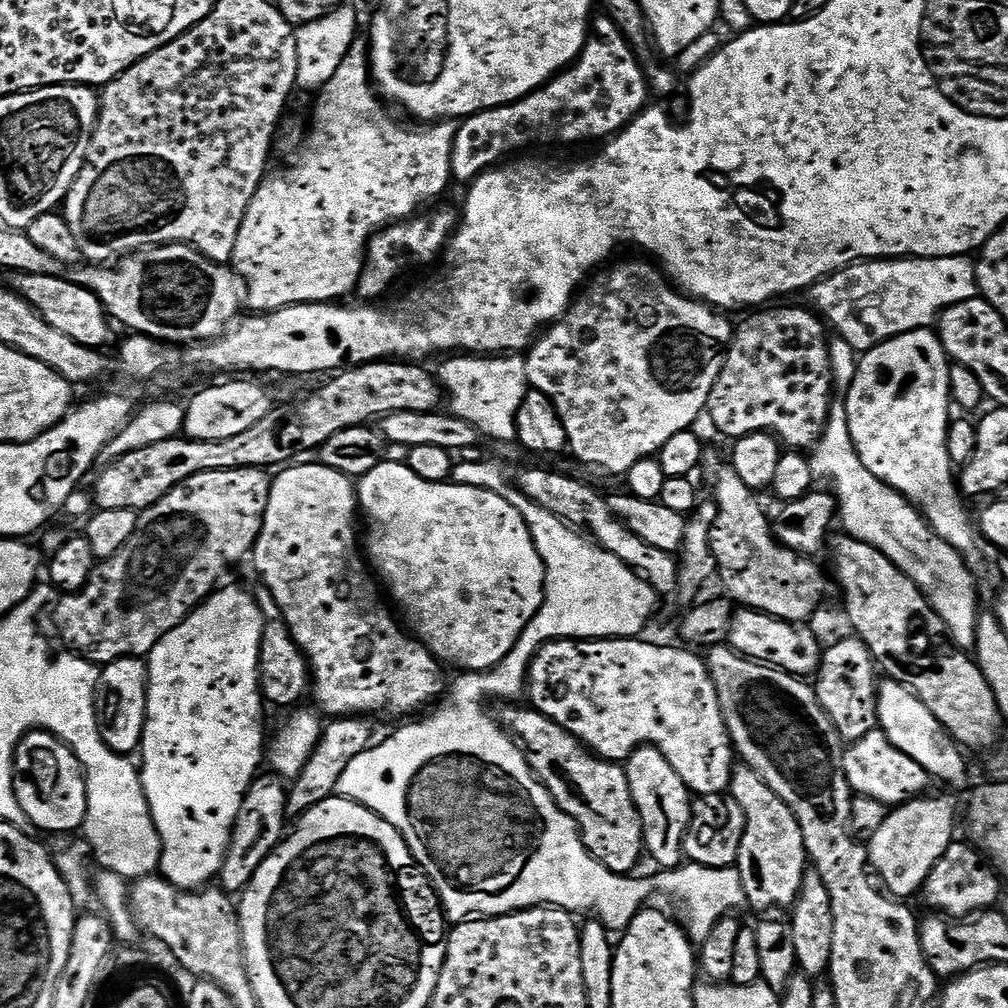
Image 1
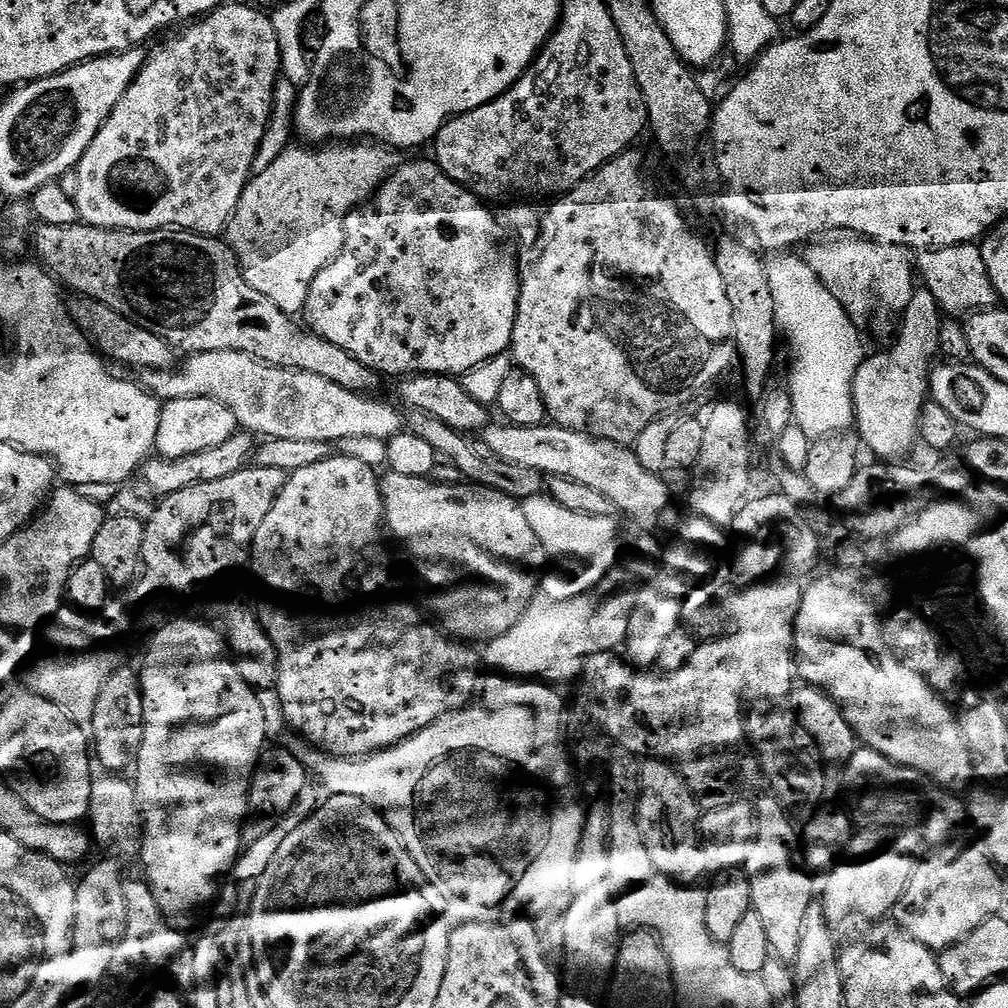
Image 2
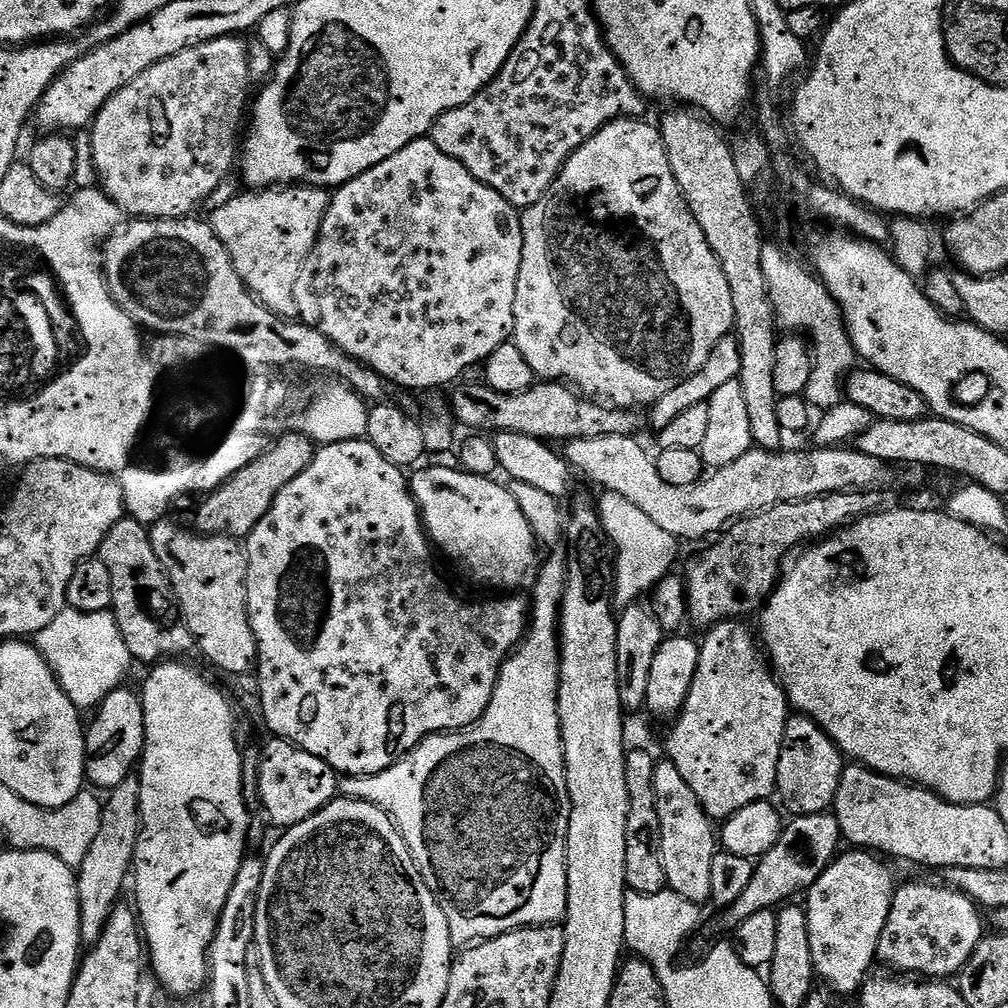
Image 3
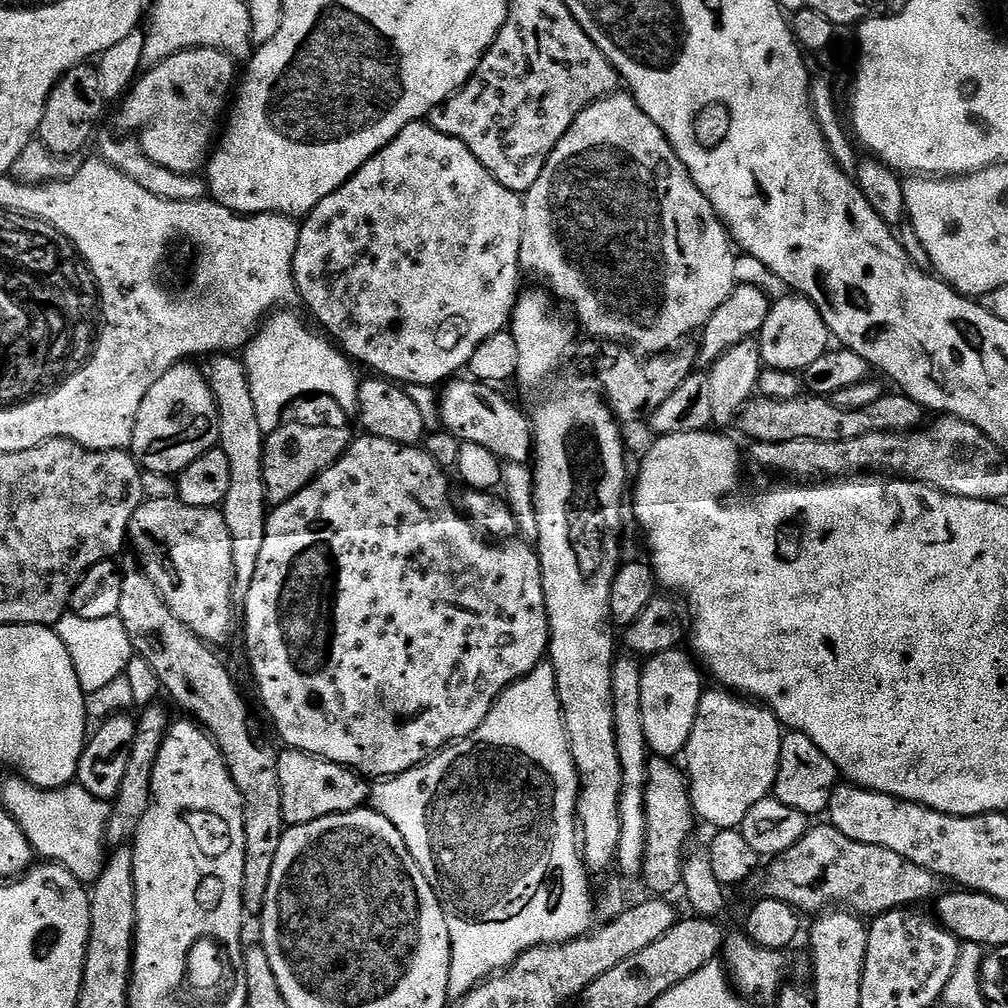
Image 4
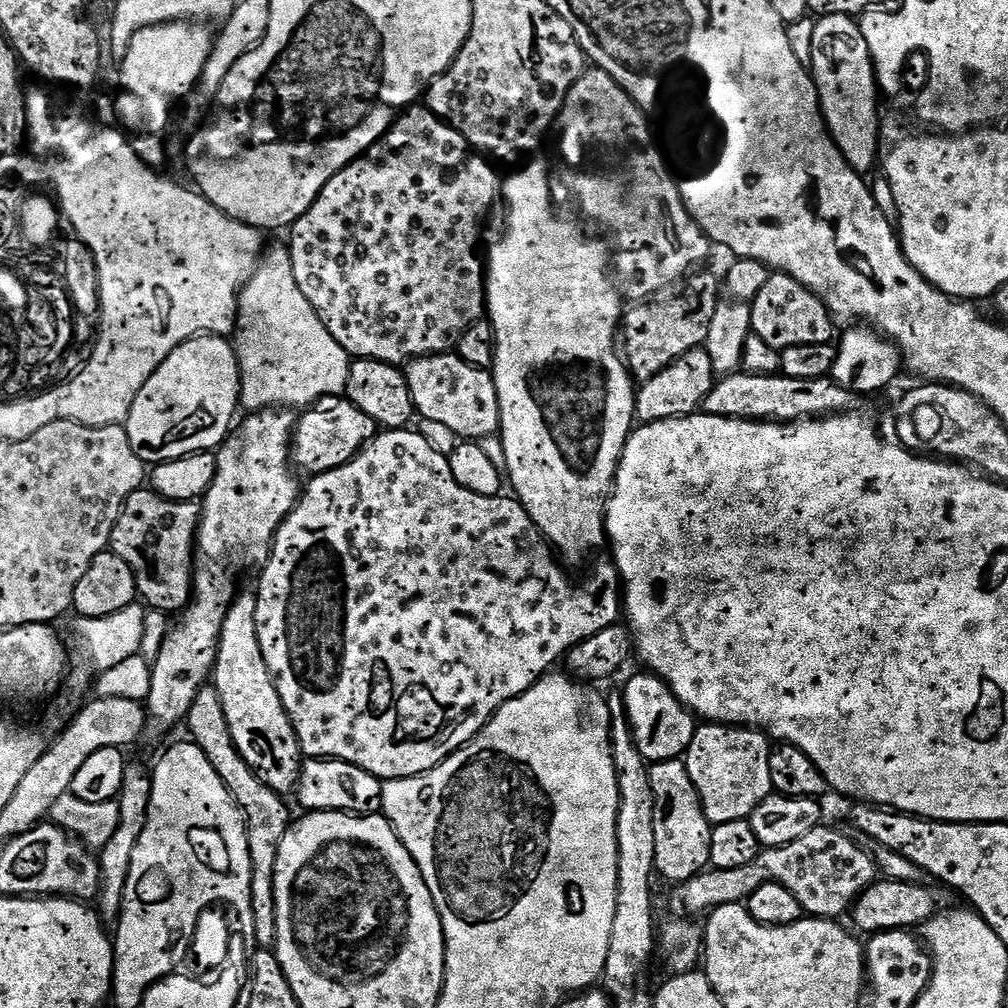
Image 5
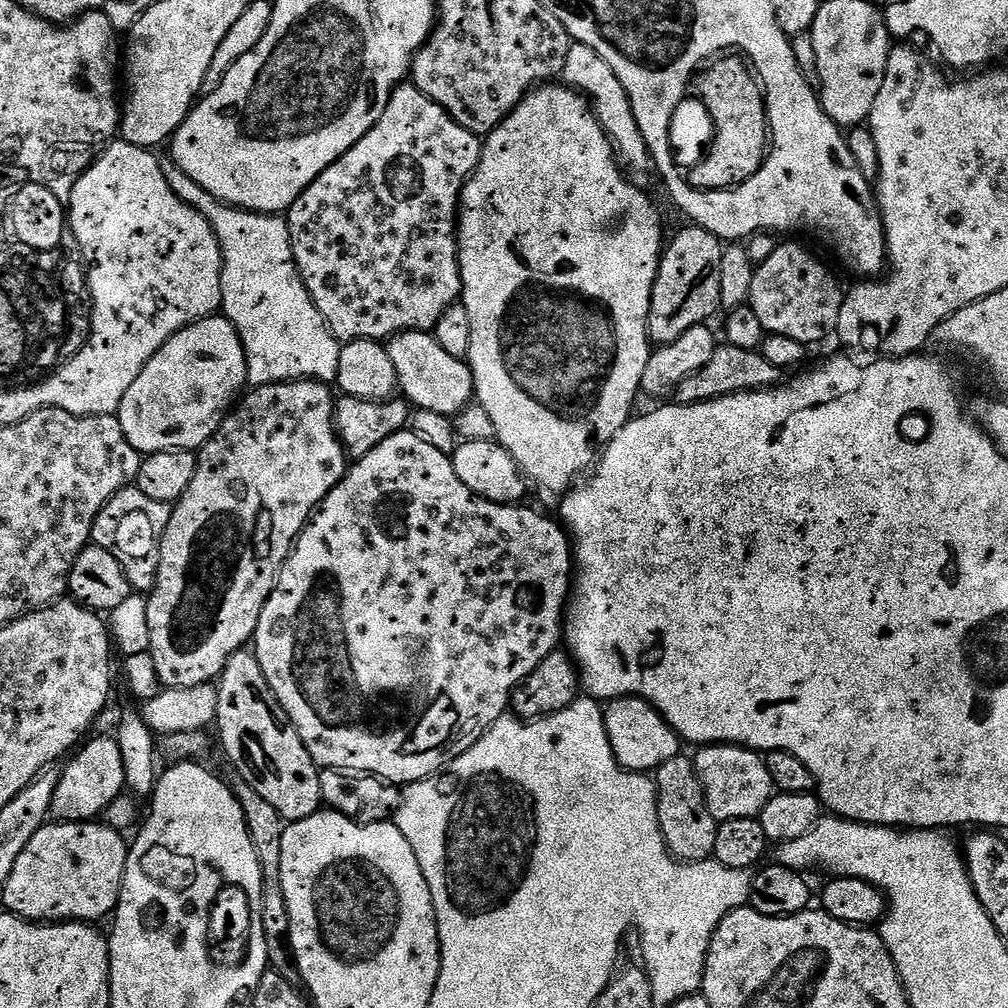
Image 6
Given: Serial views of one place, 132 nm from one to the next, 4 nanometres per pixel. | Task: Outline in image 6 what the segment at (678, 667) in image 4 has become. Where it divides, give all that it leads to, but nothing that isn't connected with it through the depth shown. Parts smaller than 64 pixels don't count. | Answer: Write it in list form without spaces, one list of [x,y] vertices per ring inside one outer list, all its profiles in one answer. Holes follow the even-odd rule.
[[[620,696],[603,705],[606,734],[610,738],[610,750],[625,772],[655,773],[670,758],[681,755],[682,741],[676,731],[662,718],[651,702],[641,696]]]

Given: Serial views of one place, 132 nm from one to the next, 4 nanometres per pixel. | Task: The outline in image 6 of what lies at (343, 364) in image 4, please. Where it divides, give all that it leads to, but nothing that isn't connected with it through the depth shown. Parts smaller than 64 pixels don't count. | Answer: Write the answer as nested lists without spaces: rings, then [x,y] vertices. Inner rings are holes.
[[[175,162],[166,168],[170,190],[182,198],[194,210],[198,210],[210,222],[220,243],[220,253],[224,259],[222,270],[222,315],[238,330],[240,341],[246,354],[248,384],[261,388],[267,384],[281,384],[283,380],[335,381],[341,341],[333,336],[328,323],[314,306],[310,294],[296,269],[296,259],[292,249],[292,239],[288,221],[283,215],[267,212],[247,212],[244,208],[233,208],[218,198],[211,196],[202,186],[194,182]]]

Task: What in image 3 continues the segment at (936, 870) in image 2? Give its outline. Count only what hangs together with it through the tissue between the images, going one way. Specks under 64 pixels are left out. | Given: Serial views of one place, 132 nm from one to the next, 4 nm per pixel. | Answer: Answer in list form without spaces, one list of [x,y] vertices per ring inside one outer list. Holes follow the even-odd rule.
[[[914,880],[910,884],[901,883],[897,887],[896,892],[892,895],[892,905],[890,906],[890,918],[886,918],[886,926],[882,929],[882,938],[878,938],[878,950],[876,951],[876,959],[882,965],[889,964],[891,971],[896,974],[919,974],[924,978],[952,978],[959,974],[960,971],[966,966],[966,962],[970,962],[970,958],[974,954],[974,950],[980,941],[984,939],[986,935],[986,920],[982,917],[981,909],[977,904],[968,897],[965,892],[959,892],[953,888],[948,887],[943,882],[937,882],[937,884],[927,884],[924,880]]]

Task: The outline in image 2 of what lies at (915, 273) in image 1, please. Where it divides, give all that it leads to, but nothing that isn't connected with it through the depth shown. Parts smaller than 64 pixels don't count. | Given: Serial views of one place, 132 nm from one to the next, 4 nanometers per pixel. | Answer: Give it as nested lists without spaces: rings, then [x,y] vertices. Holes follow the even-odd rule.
[[[828,234],[817,238],[807,245],[802,252],[805,262],[818,274],[818,278],[842,302],[850,318],[861,326],[867,326],[876,315],[899,317],[906,310],[914,291],[912,284],[913,249],[900,244],[883,244],[855,234]],[[975,243],[955,244],[949,248],[928,250],[921,256],[924,256],[920,260],[920,272],[924,275],[923,283],[934,294],[934,298],[945,313],[960,314],[958,312],[964,312],[963,314],[971,314],[985,308],[997,307],[998,297],[996,291],[990,282],[990,274],[986,274],[986,262],[982,262],[982,254]]]

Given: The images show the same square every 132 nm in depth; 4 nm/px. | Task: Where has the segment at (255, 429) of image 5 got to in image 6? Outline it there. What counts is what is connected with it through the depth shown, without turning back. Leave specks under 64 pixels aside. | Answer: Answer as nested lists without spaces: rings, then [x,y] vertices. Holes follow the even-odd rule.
[[[283,380],[281,384],[267,384],[261,388],[252,388],[225,415],[217,432],[204,443],[203,448],[199,449],[194,479],[190,482],[190,486],[186,486],[186,494],[182,494],[182,498],[176,501],[172,508],[172,517],[160,543],[156,585],[146,596],[150,618],[150,653],[154,660],[157,678],[164,688],[193,688],[219,681],[228,659],[241,651],[247,645],[244,644],[247,640],[249,643],[255,637],[260,612],[276,588],[280,571],[284,569],[288,556],[295,548],[296,539],[307,528],[312,513],[319,508],[326,494],[330,494],[330,490],[334,490],[334,486],[338,486],[338,482],[342,482],[342,478],[348,473],[350,460],[336,434],[334,419],[336,406],[331,391],[333,392],[333,389],[322,380]]]

